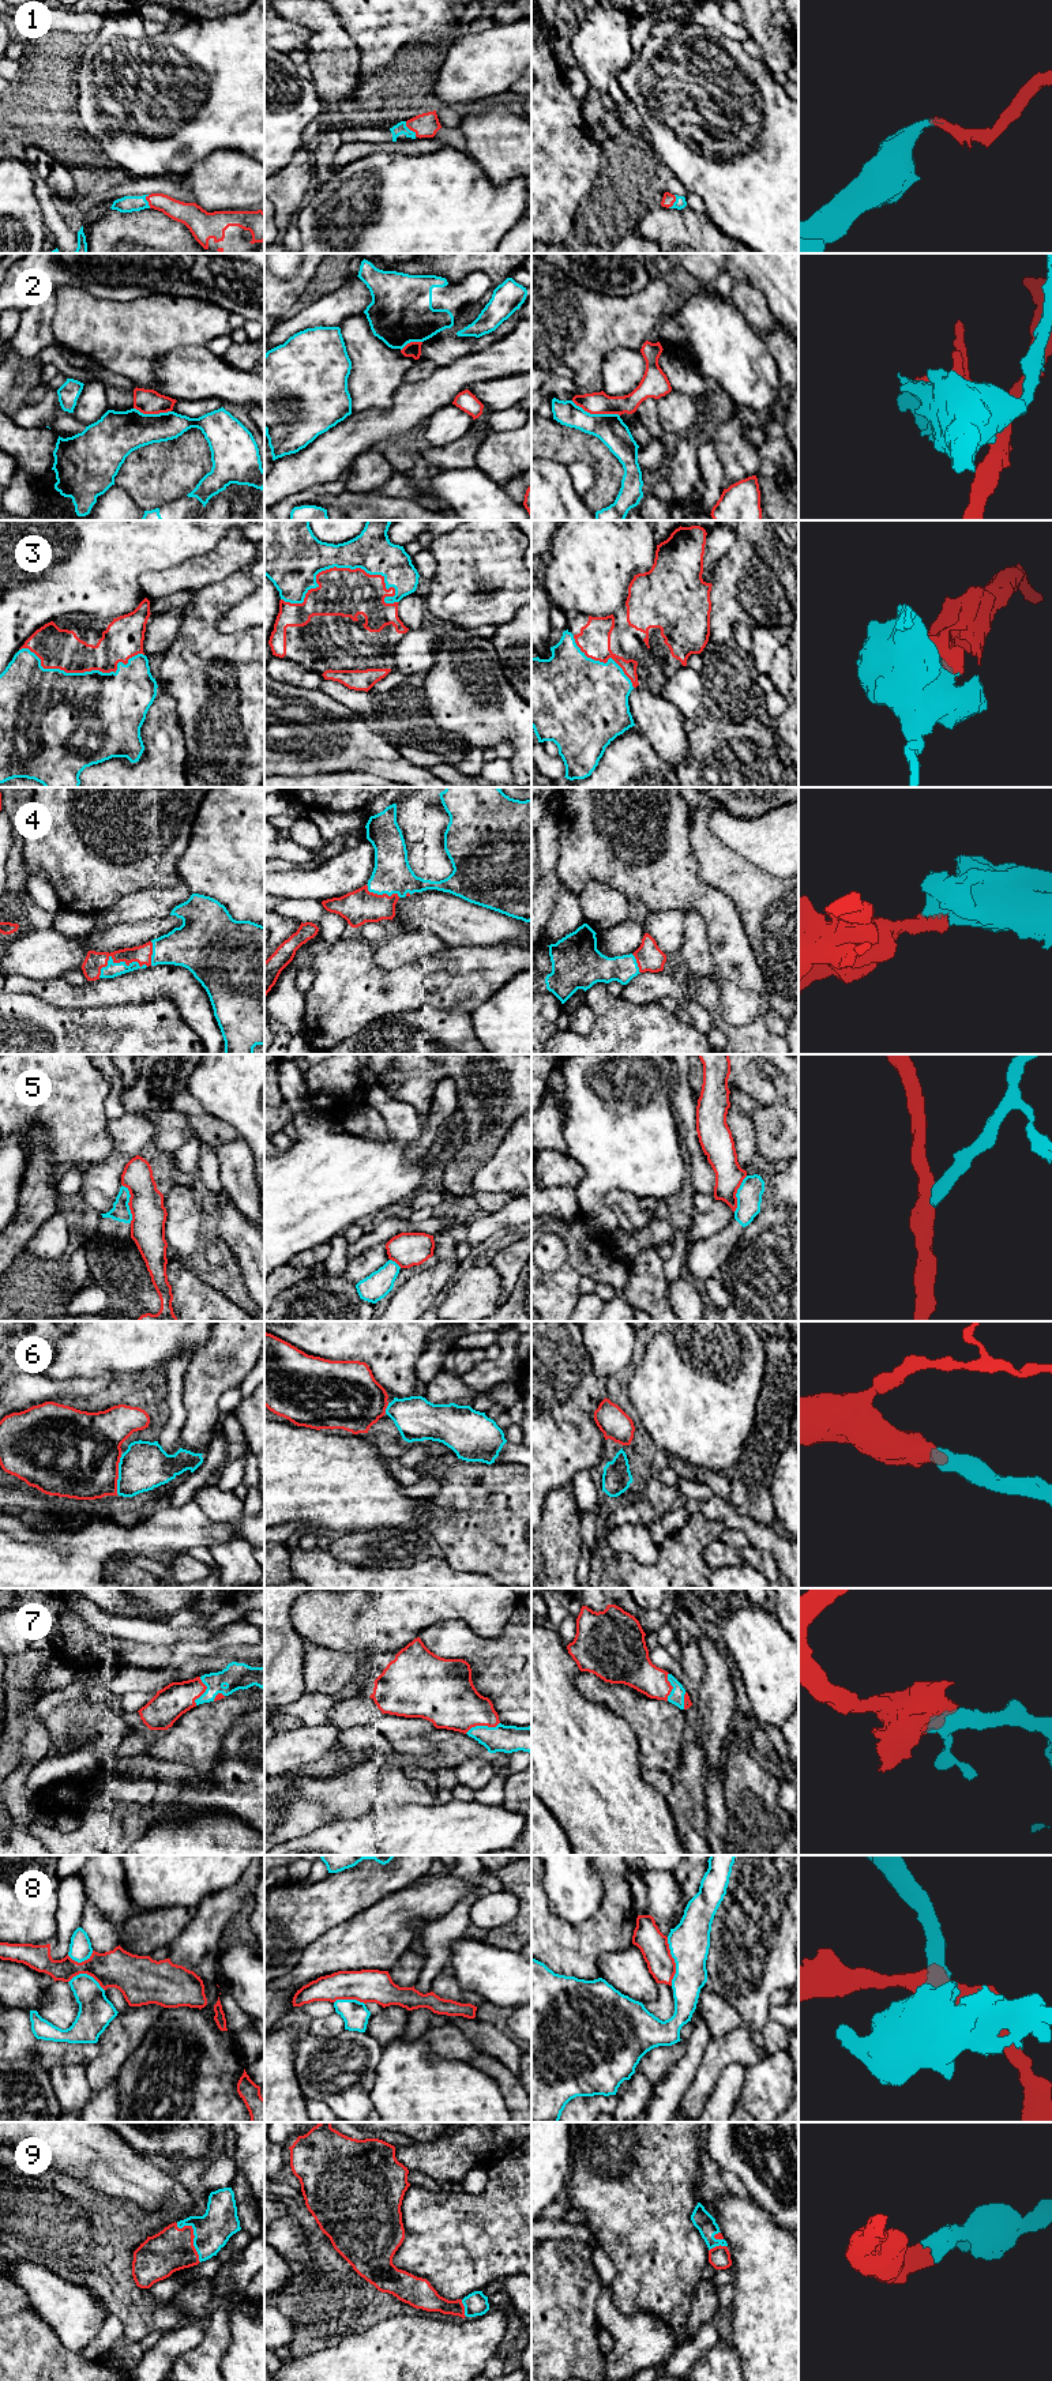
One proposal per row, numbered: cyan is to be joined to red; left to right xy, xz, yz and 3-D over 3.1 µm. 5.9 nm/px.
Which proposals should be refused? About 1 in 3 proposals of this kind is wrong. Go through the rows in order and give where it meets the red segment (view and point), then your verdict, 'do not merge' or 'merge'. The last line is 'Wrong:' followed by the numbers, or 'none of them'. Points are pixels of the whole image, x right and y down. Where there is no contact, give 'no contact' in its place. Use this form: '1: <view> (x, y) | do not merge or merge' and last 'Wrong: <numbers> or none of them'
1: xz (409, 128) | merge
2: yz (596, 413) | do not merge
3: xz (349, 568) | merge
4: xy (119, 962) | merge
5: xy (128, 1203) | do not merge
6: xy (117, 1474) | merge
7: xz (481, 1725) | merge
8: yz (673, 1962) | do not merge
9: xy (194, 2237) | merge
Wrong: 2, 5, 8

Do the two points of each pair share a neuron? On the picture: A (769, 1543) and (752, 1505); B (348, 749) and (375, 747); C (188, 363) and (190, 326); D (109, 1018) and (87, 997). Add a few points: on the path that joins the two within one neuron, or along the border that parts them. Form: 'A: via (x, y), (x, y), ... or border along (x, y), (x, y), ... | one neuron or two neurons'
A: via (759, 1534), (751, 1526), (751, 1515) | one neuron
B: via (354, 747), (368, 747) | one neuron
C: border along (206, 346), (179, 346), (160, 361) | two neurons
D: border along (128, 1003), (66, 1010) | two neurons

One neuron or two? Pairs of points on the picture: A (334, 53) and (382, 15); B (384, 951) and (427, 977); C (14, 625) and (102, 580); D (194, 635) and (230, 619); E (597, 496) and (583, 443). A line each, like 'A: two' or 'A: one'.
A: two
B: two
C: one
D: two
E: one

